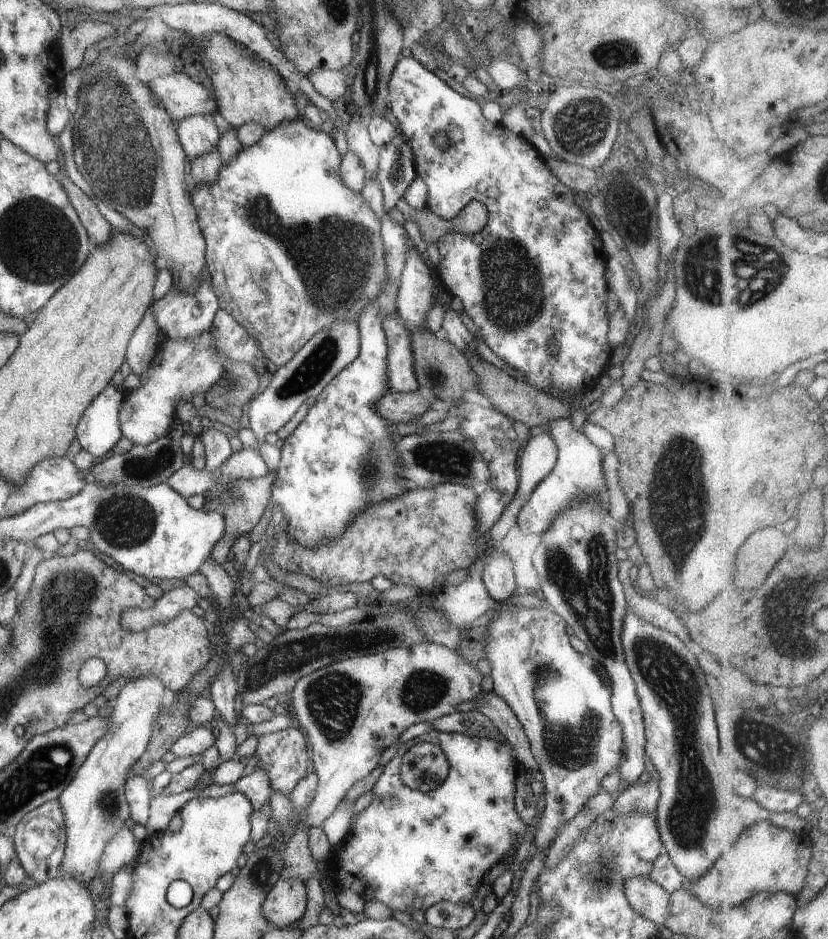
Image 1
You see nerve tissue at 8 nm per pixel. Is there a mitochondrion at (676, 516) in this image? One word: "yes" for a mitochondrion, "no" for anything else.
yes

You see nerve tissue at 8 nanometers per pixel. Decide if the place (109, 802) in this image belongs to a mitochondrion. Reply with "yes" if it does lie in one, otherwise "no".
yes

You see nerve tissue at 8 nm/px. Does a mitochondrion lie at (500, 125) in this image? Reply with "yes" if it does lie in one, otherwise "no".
no

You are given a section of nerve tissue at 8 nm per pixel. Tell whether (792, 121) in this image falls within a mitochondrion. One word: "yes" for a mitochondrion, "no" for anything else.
no

